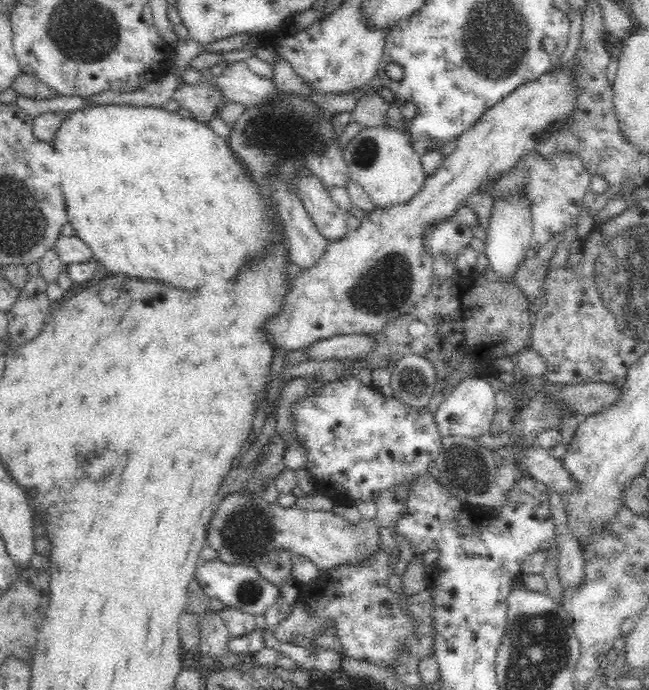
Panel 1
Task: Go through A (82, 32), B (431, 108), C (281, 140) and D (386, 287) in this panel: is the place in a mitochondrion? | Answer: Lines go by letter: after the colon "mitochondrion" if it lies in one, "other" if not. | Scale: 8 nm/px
A: mitochondrion
B: other
C: mitochondrion
D: mitochondrion

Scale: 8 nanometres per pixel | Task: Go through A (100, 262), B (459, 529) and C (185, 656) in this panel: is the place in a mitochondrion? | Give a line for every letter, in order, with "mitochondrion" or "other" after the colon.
A: other
B: other
C: other

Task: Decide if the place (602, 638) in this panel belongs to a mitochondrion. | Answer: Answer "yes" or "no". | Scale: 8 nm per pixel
no

